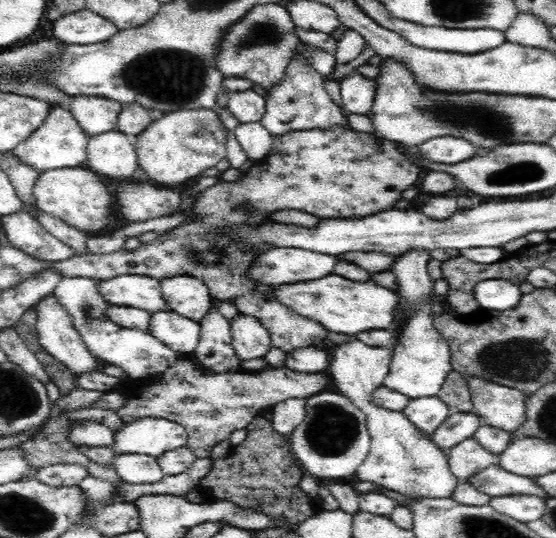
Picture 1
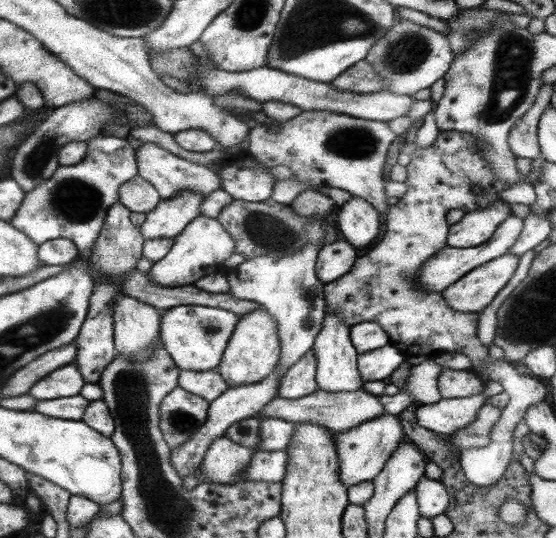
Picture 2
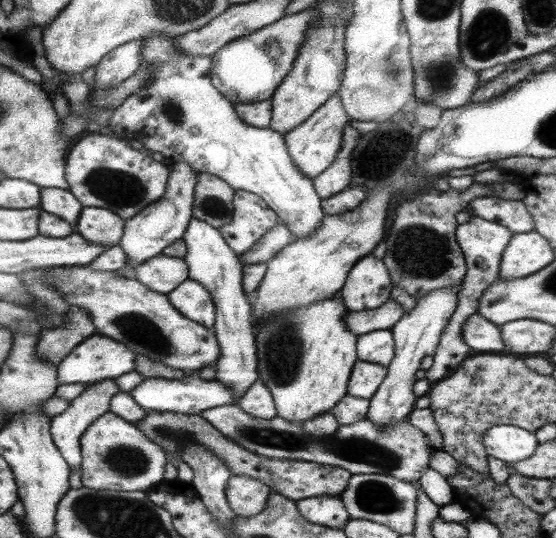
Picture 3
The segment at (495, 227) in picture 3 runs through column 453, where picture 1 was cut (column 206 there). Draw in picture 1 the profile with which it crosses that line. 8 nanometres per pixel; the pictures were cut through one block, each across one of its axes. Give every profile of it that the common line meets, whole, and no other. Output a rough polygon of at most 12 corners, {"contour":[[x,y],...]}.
{"contour":[[216,297],[192,356],[208,371],[240,371],[230,321]]}

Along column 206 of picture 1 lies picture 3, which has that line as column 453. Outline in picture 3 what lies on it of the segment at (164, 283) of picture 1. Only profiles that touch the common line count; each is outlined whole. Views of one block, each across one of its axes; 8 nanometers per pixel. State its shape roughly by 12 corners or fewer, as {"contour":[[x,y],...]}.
{"contour":[[460,284],[416,299],[390,329],[394,355],[369,399],[378,428],[414,409],[413,373],[431,356]]}

